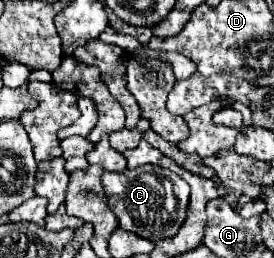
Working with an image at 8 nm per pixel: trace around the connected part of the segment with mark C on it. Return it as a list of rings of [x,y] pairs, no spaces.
[[[144,164],[124,172],[104,172],[102,182],[108,206],[120,220],[122,230],[158,242],[174,236],[186,218],[190,186],[180,176],[158,164]]]

